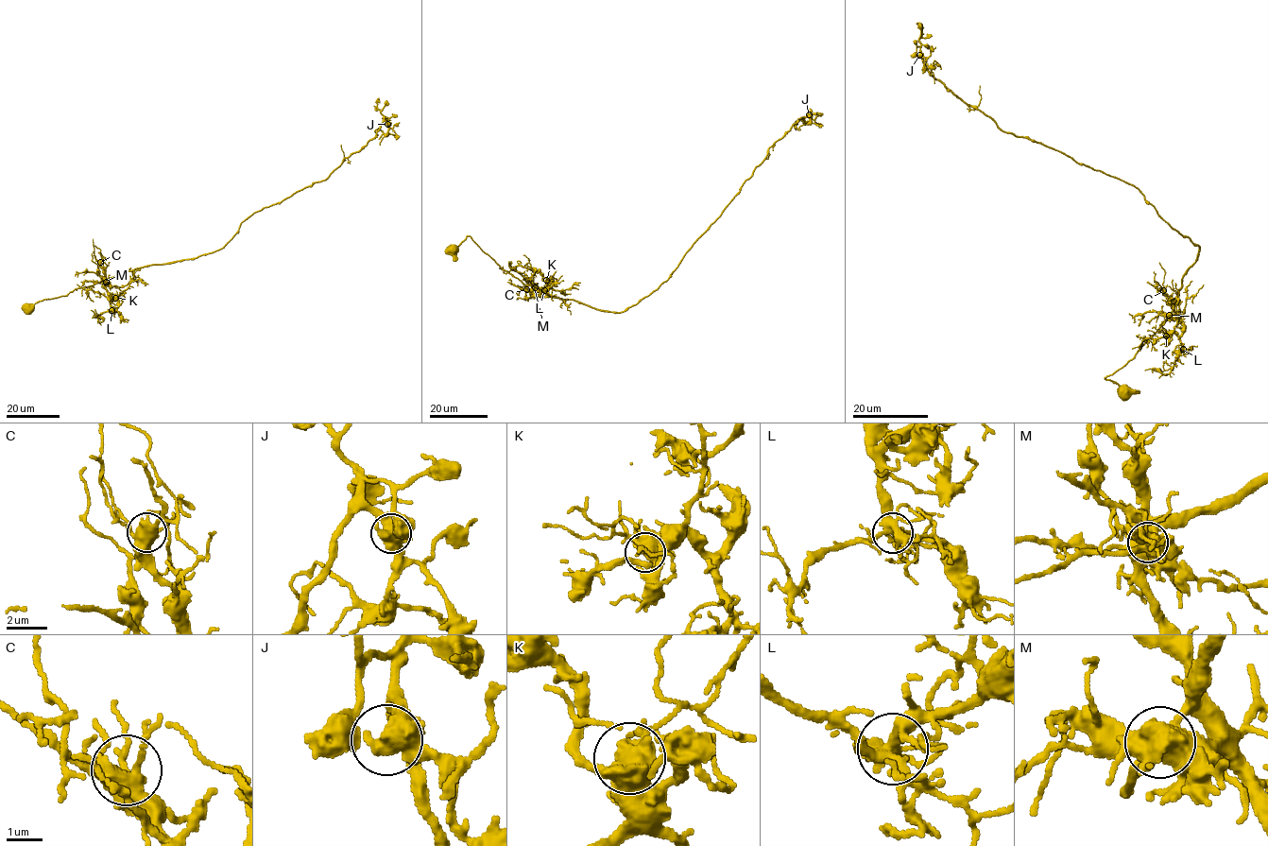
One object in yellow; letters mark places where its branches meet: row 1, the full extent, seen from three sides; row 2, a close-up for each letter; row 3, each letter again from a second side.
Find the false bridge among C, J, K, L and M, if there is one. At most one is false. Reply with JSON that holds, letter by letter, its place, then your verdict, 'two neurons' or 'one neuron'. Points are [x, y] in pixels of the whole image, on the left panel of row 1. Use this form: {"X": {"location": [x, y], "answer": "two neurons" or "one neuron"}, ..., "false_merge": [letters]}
{"C": {"location": [100, 262], "answer": "one neuron"}, "J": {"location": [387, 124], "answer": "one neuron"}, "K": {"location": [115, 298], "answer": "one neuron"}, "L": {"location": [111, 310], "answer": "one neuron"}, "M": {"location": [106, 282], "answer": "one neuron"}, "false_merge": []}

